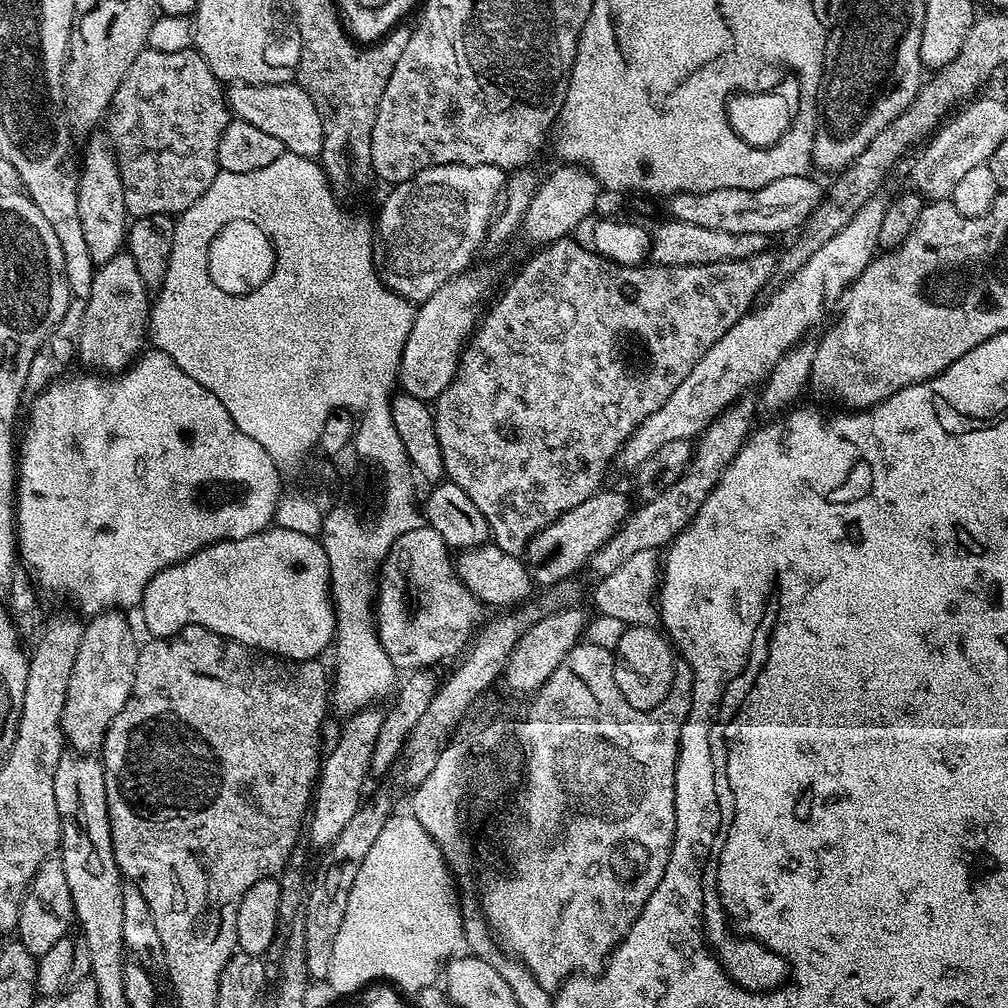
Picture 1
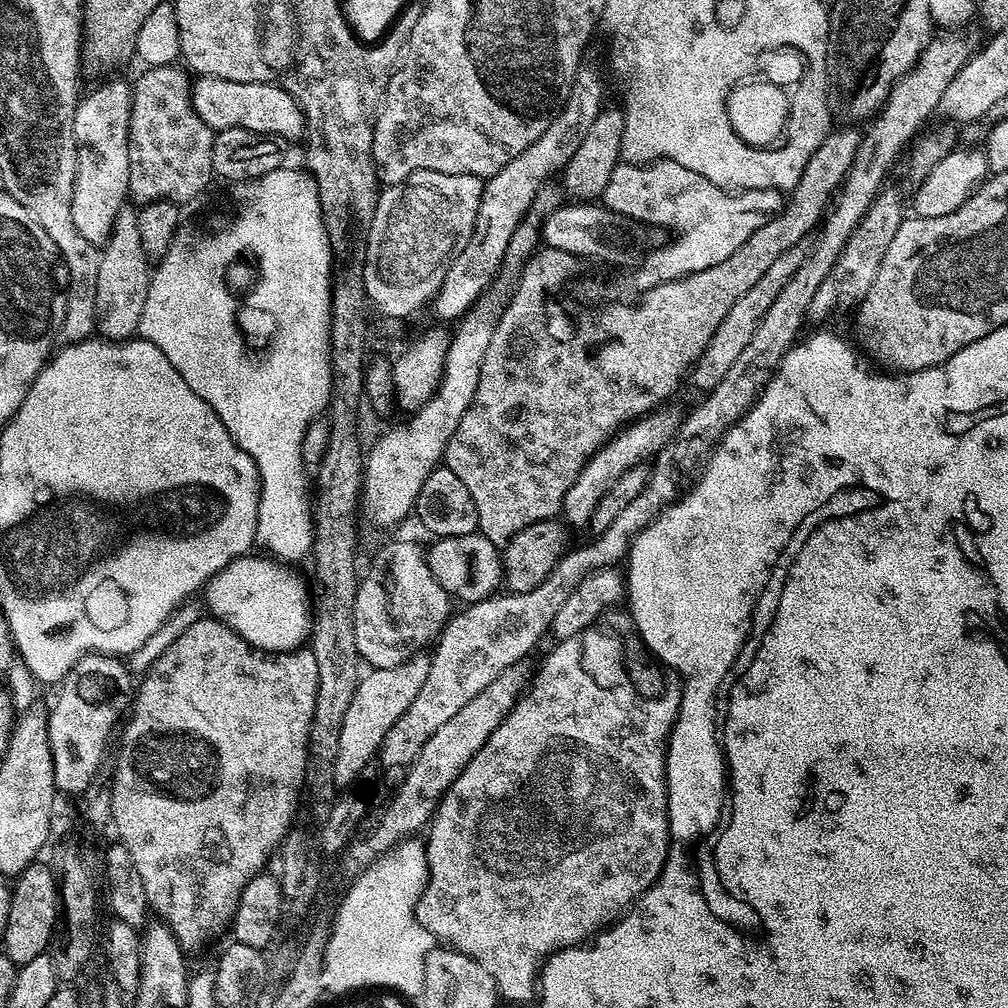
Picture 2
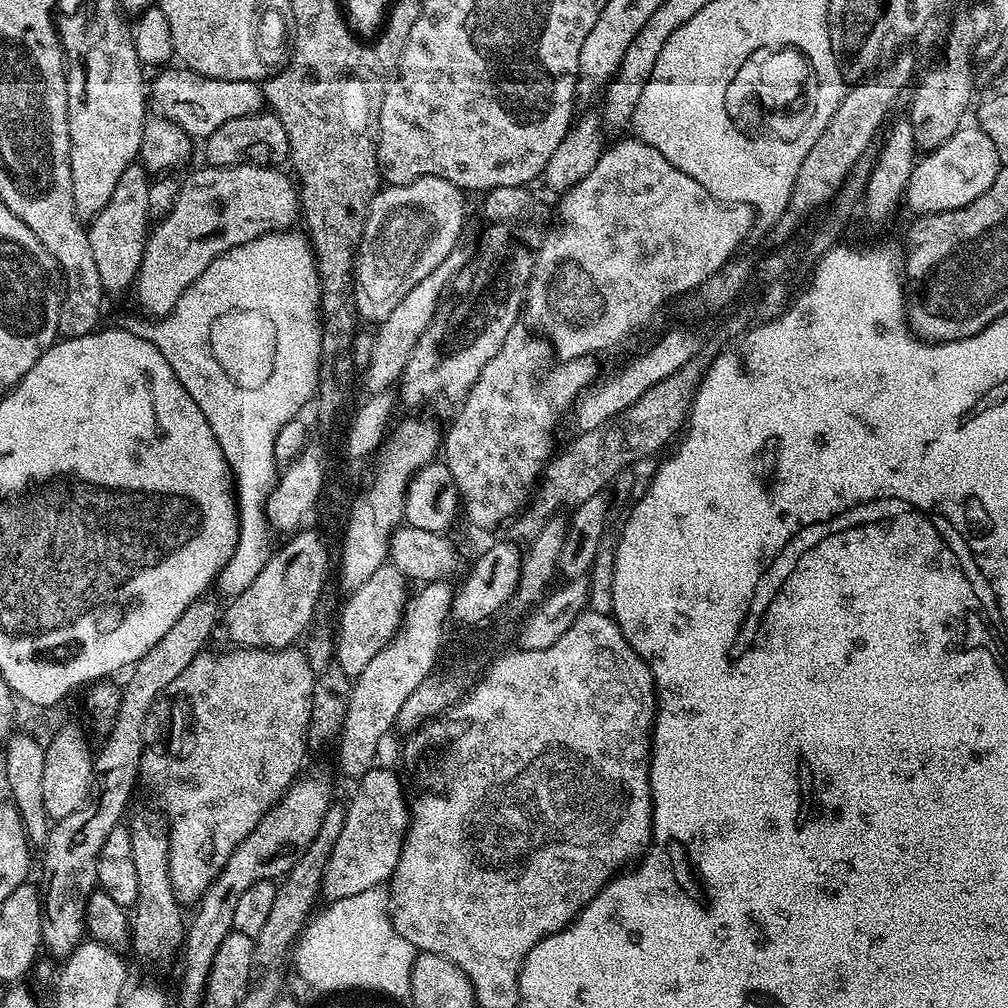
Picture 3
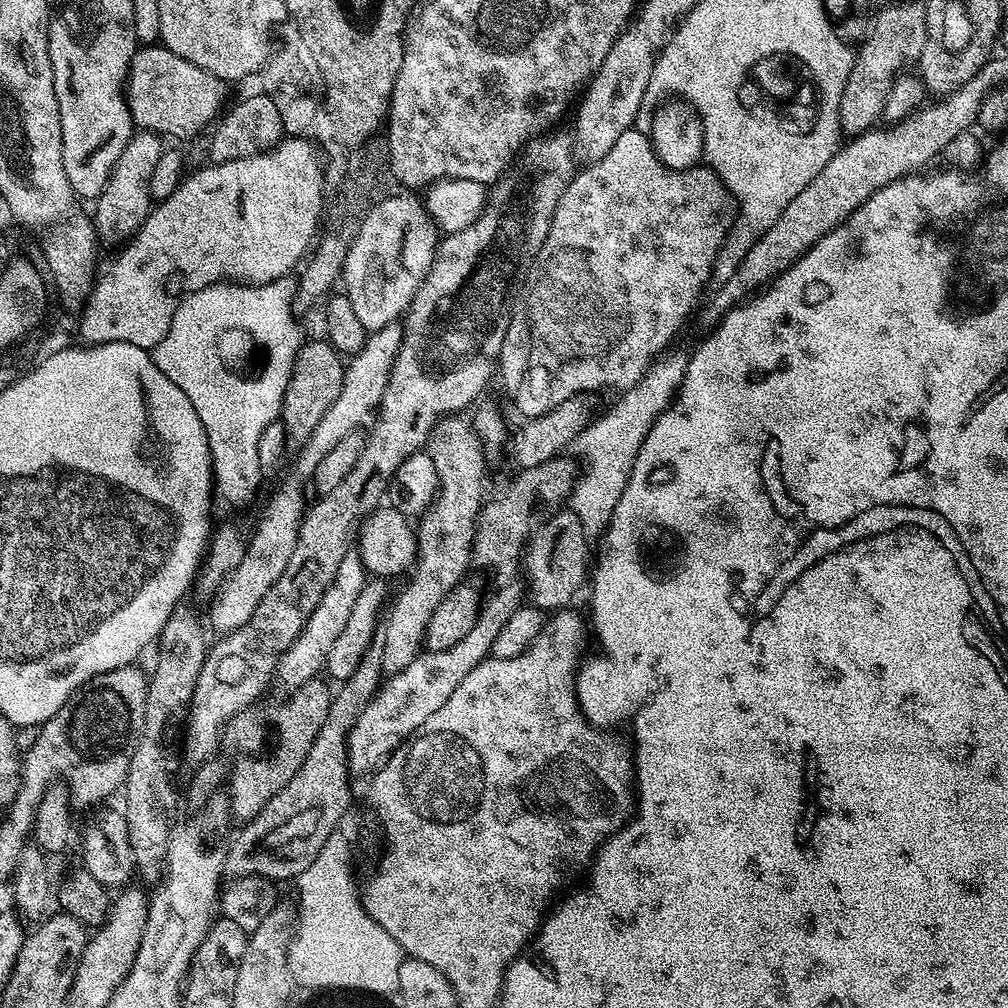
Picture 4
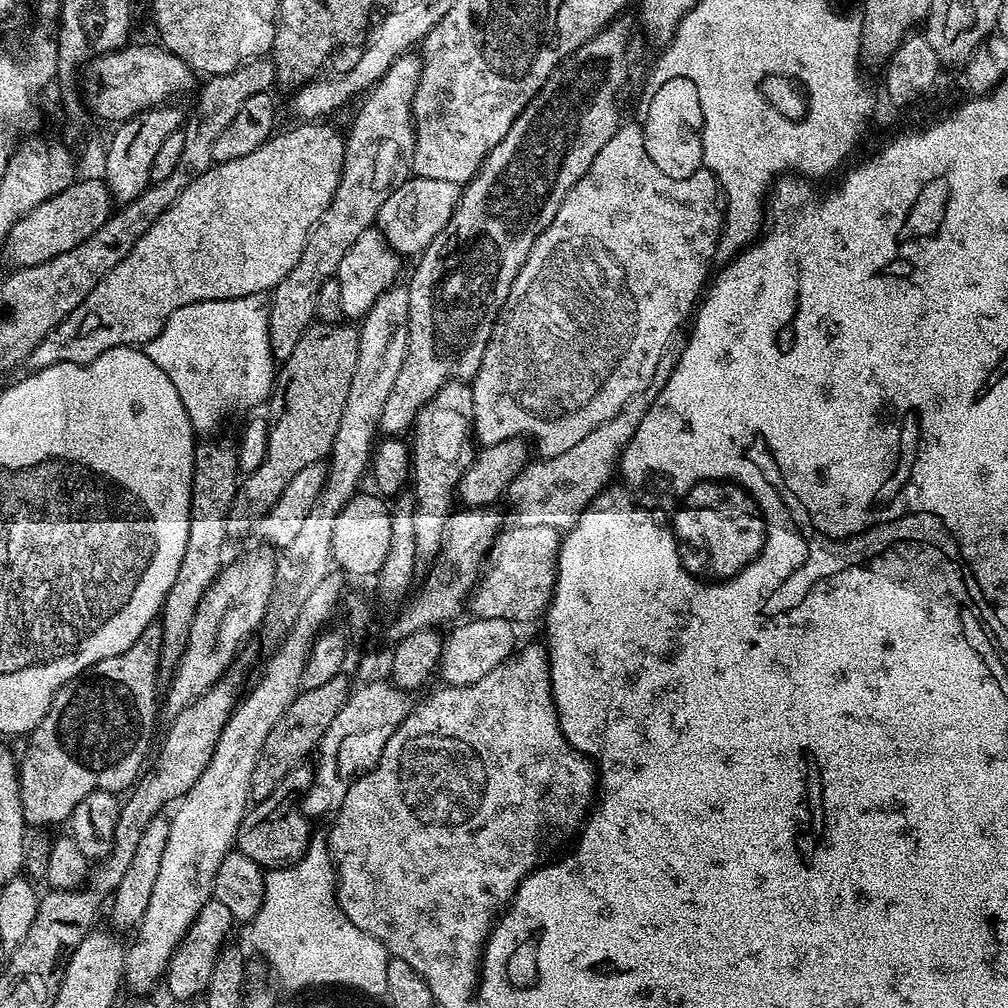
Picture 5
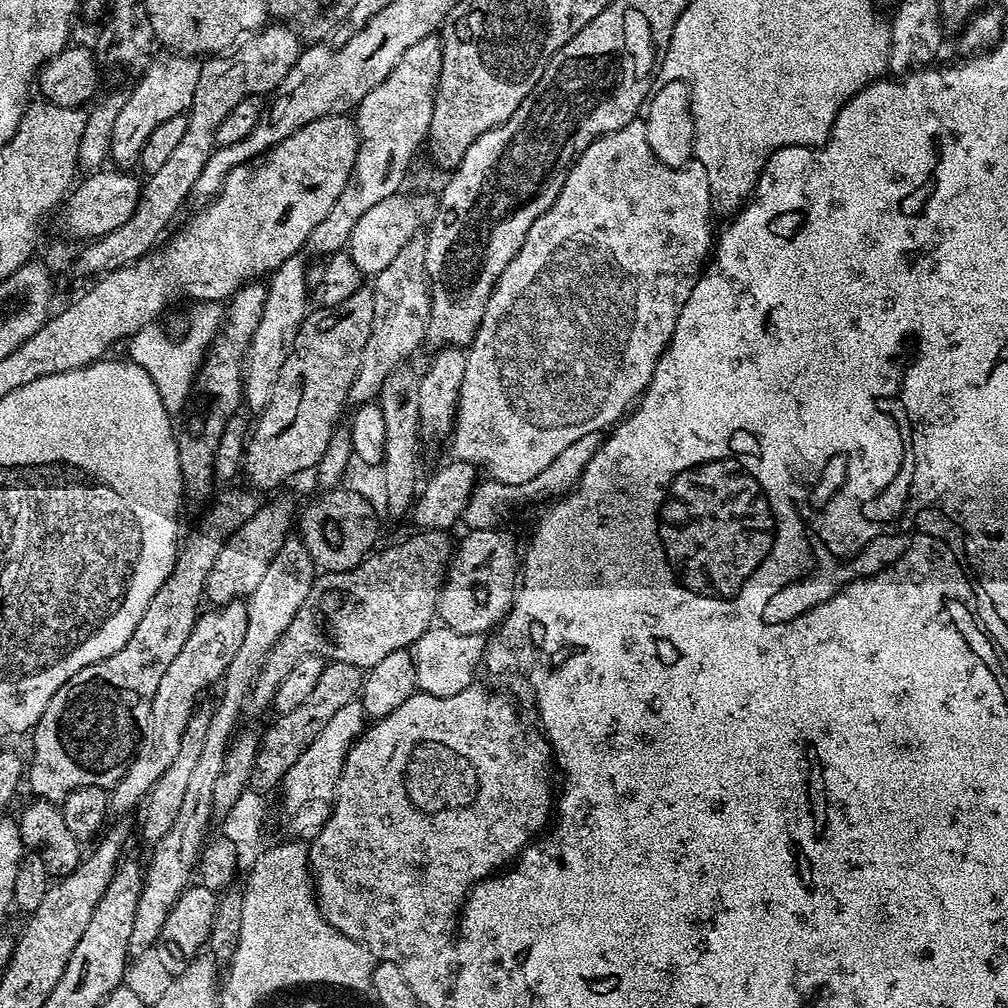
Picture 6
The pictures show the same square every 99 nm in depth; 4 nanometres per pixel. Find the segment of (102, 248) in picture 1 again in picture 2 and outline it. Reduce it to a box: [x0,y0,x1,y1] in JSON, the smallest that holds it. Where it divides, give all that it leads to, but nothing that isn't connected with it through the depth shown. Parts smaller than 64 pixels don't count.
[70,80,132,246]

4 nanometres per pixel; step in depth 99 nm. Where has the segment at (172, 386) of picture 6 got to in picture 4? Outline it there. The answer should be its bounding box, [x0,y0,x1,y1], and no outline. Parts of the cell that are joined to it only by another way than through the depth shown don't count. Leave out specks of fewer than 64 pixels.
[150,279,300,504]

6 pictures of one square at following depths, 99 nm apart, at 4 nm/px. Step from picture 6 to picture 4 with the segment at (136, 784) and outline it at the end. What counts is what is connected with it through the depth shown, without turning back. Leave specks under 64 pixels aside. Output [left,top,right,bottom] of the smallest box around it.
[207,323,404,634]

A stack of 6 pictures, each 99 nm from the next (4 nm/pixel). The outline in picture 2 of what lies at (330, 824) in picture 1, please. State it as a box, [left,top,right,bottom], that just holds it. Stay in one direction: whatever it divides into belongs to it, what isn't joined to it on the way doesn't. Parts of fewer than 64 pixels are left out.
[334,654,430,786]

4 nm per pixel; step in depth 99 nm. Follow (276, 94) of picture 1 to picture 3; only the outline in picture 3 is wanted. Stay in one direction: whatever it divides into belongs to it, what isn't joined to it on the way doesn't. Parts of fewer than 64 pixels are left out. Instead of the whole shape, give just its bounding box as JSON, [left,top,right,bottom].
[150,66,266,138]

